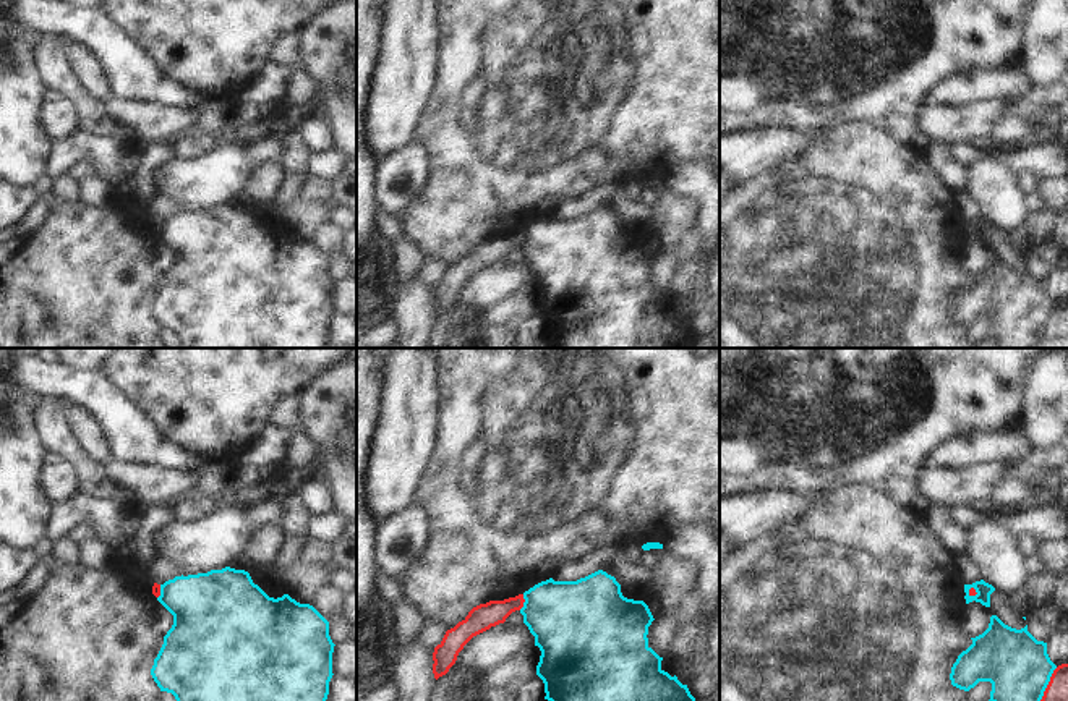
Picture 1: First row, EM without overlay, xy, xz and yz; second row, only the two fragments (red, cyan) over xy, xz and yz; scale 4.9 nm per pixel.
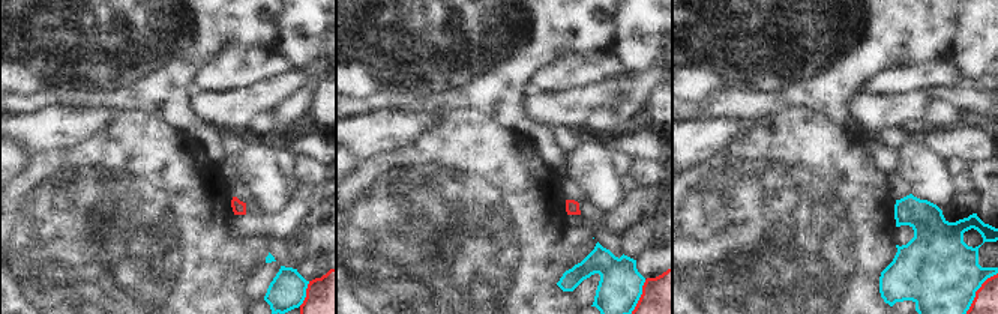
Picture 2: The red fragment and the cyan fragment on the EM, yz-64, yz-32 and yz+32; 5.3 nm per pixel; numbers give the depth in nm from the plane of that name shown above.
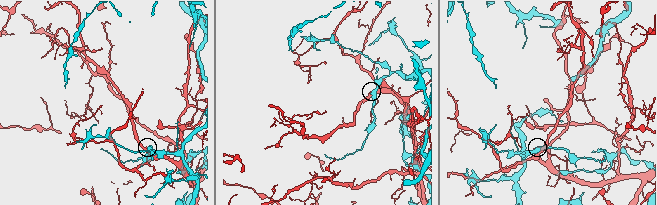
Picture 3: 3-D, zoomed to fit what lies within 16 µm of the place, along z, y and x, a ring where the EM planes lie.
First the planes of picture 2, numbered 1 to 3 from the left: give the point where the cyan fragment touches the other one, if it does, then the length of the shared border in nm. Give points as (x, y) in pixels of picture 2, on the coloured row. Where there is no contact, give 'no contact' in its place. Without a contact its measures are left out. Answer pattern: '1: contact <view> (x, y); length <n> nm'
1: contact yz-64 (306, 293); length 150 nm
2: contact yz-32 (641, 296); length 200 nm
3: contact yz+32 (976, 292); length 280 nm

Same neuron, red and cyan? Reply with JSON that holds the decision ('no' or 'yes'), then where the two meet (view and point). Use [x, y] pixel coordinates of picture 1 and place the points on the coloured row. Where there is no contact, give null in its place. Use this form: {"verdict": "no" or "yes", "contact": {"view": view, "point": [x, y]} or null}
{"verdict": "no", "contact": {"view": "yz", "point": [1049, 684]}}

